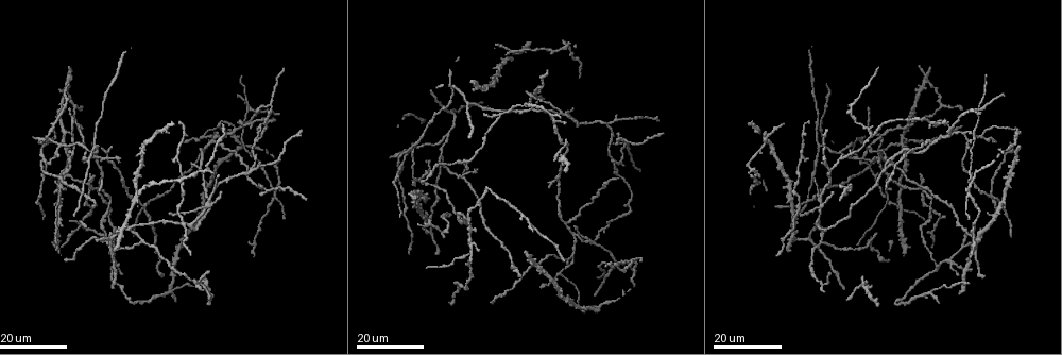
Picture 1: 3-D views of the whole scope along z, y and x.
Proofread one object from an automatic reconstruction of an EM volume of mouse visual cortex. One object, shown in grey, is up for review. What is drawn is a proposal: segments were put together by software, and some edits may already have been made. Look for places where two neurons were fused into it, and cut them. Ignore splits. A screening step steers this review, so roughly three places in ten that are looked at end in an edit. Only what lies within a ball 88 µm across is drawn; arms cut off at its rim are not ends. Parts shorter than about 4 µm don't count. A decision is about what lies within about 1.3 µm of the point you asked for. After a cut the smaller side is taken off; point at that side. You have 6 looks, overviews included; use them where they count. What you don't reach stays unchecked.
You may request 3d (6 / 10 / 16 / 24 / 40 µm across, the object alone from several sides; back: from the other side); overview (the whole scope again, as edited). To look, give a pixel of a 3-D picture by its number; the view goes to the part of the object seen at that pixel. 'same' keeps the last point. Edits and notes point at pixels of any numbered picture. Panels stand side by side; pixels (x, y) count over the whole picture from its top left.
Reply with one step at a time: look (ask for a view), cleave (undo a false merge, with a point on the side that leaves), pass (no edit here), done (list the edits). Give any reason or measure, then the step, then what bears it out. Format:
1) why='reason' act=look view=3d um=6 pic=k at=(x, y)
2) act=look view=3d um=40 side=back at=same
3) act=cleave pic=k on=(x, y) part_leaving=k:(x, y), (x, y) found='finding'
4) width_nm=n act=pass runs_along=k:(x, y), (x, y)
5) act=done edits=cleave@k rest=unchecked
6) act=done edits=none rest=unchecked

why='two arms in line, one across' act=look view=3d um=16 pic=1 at=(961, 249)

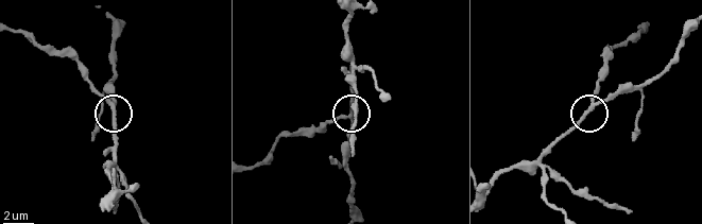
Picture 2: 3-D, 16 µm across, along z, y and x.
act=look view=3d um=6 pic=2 at=(351, 119)

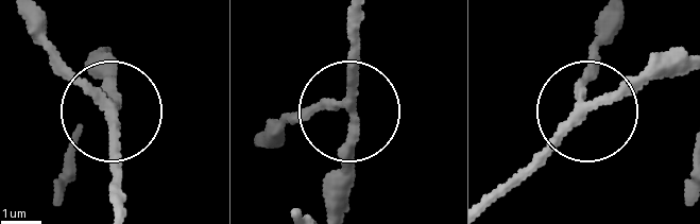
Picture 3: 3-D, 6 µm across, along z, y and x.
arms=3 act=pass runs_along=3:(491, 202), (579, 110), (602, 33) found='all the same neuron'

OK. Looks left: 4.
why='three-way junction' act=look view=3d um=24 pic=1 at=(886, 156)

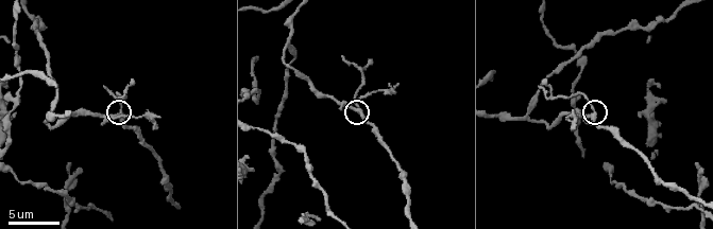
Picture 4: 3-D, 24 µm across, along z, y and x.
act=look view=3d um=10 pic=4 at=(119, 113)

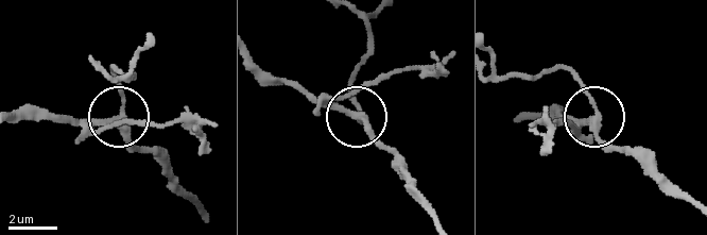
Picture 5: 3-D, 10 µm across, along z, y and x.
arms=3 act=cleave pic=5 on=(351, 103) part_leaving=5:(595, 112), (592, 96), (570, 73), (497, 78) found='two neurons meet here'

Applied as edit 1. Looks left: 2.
act=done edits=cleave@5 rest=unchecked

